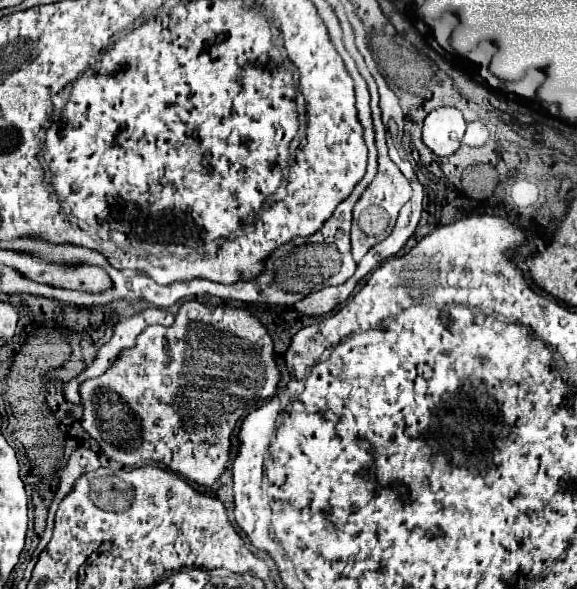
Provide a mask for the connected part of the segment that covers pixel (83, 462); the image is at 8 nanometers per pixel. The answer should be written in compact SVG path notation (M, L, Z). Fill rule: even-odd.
M78 448L68 464L60 470L60 484L58 484L58 490L56 490L56 496L54 496L54 502L50 506L50 512L48 512L48 526L52 526L52 520L54 520L54 512L58 508L58 504L62 502L62 498L66 498L66 494L70 494L70 490L74 488L74 482L86 474L86 472L94 472L100 468L100 460L98 456L88 450L88 448Z

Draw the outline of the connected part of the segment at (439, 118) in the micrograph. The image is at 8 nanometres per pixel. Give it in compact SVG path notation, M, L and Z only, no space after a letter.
M438 108L424 120L424 144L436 156L450 156L460 148L466 122L462 112L456 108Z

